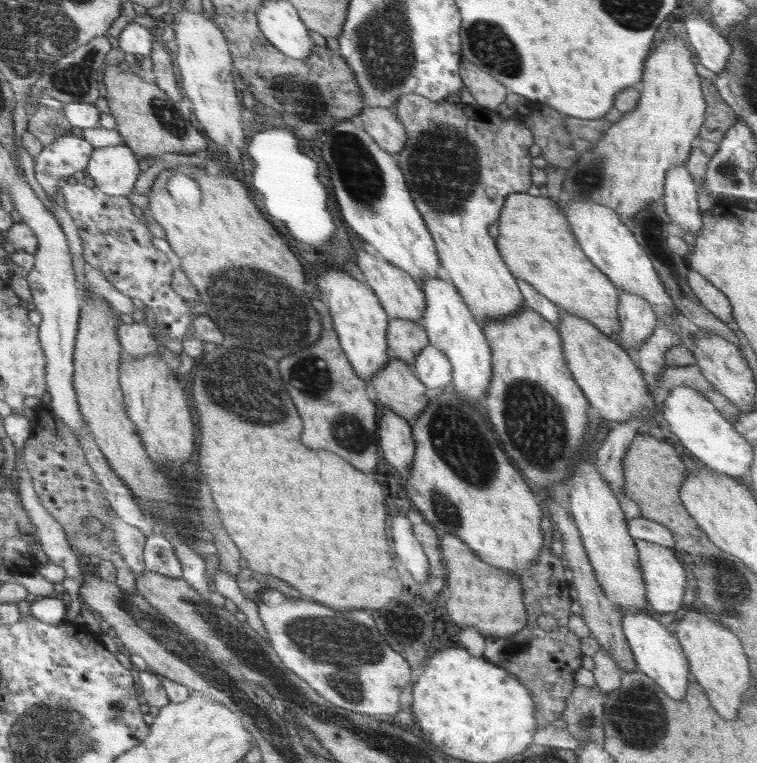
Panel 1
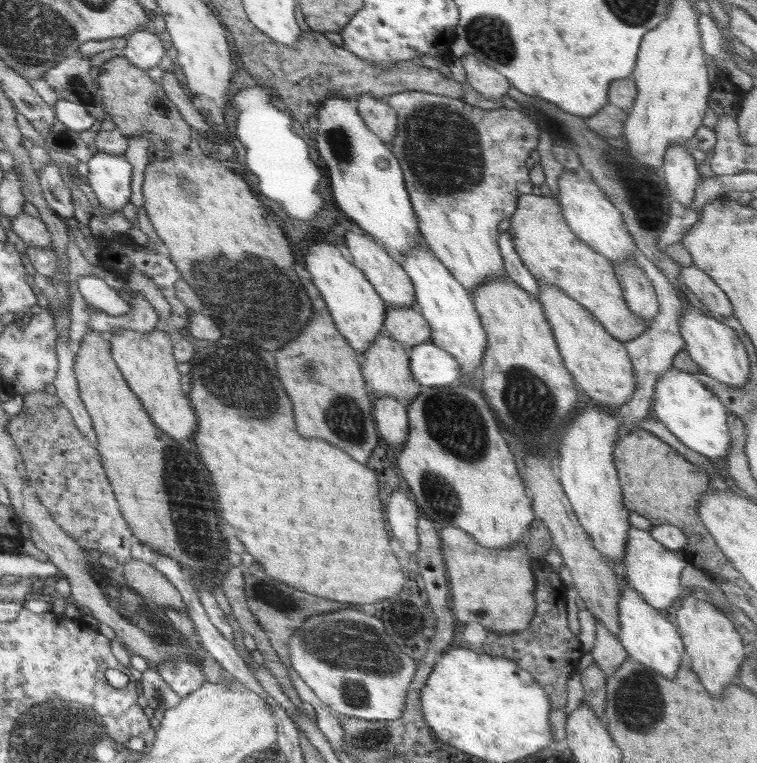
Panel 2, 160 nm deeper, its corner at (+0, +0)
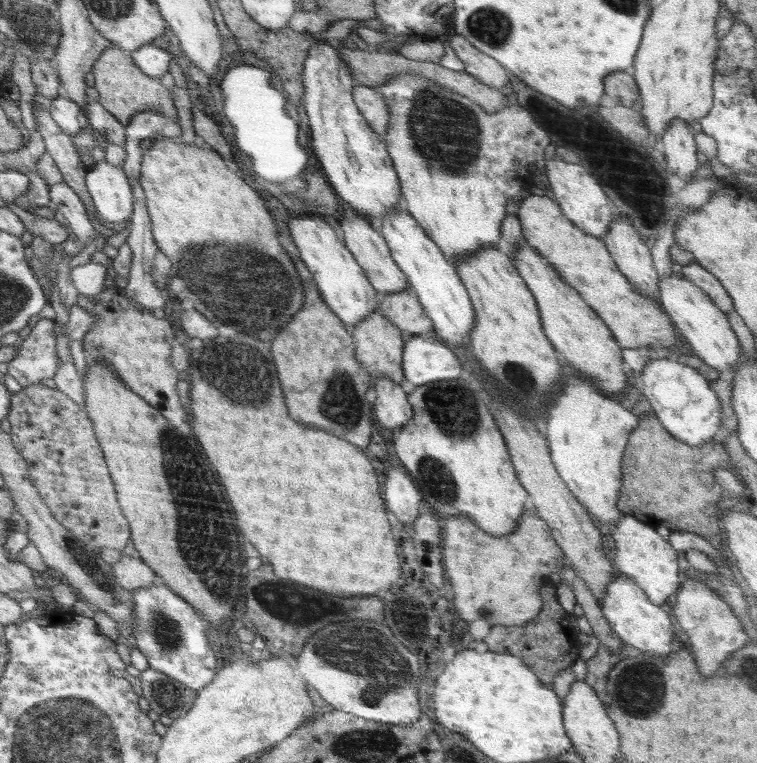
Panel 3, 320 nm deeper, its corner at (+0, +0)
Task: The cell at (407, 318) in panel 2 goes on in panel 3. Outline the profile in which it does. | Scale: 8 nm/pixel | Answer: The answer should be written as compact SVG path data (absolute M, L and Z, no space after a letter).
M411 290L387 294L377 308L405 337L412 334L426 334L433 331L433 322L418 302L418 296Z

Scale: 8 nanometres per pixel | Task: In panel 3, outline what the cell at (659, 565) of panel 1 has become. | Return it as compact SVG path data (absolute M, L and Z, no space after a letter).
M624 514L611 528L611 538L616 545L613 566L618 573L632 579L655 605L664 606L666 598L681 587L684 577L678 566L678 553L664 534L659 528Z

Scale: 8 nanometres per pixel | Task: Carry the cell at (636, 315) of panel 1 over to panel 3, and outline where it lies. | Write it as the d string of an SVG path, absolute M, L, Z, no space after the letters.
M617 212L617 215L614 216L614 222L610 224L610 232L606 232L606 235L601 236L601 240L620 269L620 272L629 280L630 286L634 288L634 292L640 294L640 296L644 296L644 298L648 298L648 300L659 302L660 288L658 274L656 273L651 255L650 243L646 243L640 239L638 232L632 226L632 222L628 222L621 213Z

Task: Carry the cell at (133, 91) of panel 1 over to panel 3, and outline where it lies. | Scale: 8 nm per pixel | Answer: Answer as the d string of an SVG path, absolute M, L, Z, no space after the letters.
M116 46L106 48L94 61L91 72L94 74L99 103L124 126L128 126L129 120L138 115L139 112L148 110L161 112L178 123L176 107L174 107L170 90L159 79L148 76L141 70L129 52Z

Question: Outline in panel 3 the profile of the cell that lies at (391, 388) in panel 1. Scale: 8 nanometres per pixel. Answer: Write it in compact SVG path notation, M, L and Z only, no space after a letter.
M376 310L354 327L353 339L355 340L355 357L372 376L372 380L384 375L400 386L407 387L402 370L402 355L406 337L396 325L393 325L388 318Z

